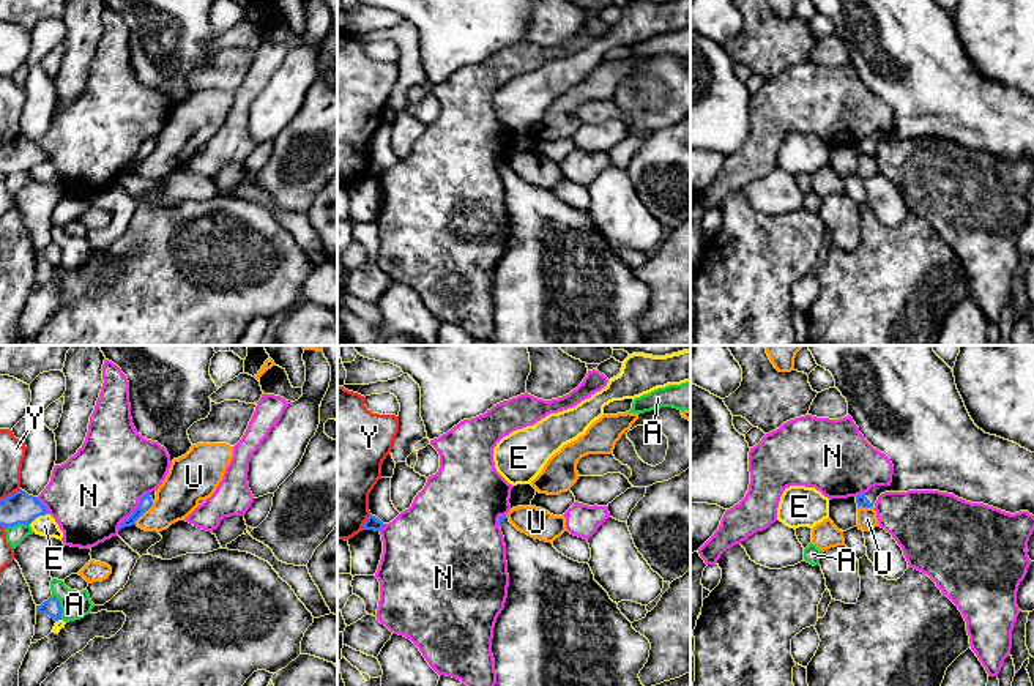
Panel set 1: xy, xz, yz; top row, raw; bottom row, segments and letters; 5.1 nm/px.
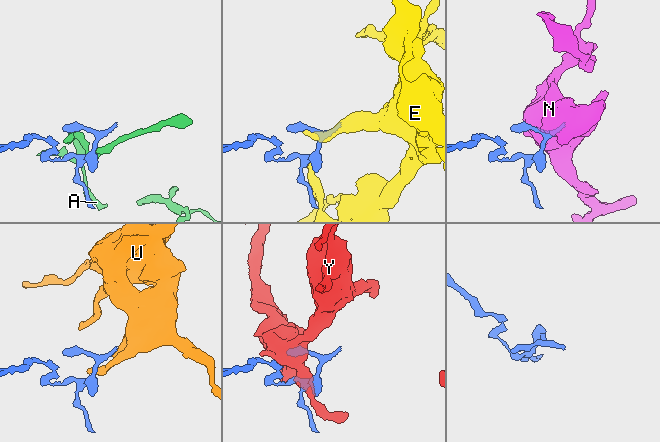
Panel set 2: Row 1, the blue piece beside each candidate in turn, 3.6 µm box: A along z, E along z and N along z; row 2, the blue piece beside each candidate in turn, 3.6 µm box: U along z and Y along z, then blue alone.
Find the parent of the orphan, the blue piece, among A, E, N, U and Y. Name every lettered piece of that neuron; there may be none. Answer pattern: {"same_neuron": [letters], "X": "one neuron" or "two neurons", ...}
{"same_neuron": [], "A": "two neurons", "E": "two neurons", "N": "two neurons", "U": "two neurons", "Y": "two neurons"}

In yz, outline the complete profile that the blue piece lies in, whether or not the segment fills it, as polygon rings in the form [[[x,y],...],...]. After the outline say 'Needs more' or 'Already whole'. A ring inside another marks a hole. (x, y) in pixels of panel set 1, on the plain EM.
[[[936,0],[812,2],[832,21],[859,79],[894,112],[892,129],[857,142],[857,155],[875,155],[884,139],[939,137],[1010,161],[1028,158],[1034,162],[1034,99],[974,71],[952,16]]]. Needs more

